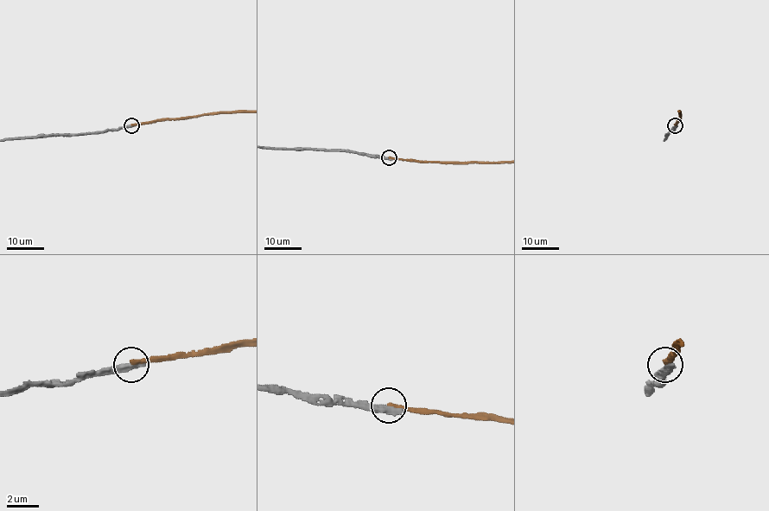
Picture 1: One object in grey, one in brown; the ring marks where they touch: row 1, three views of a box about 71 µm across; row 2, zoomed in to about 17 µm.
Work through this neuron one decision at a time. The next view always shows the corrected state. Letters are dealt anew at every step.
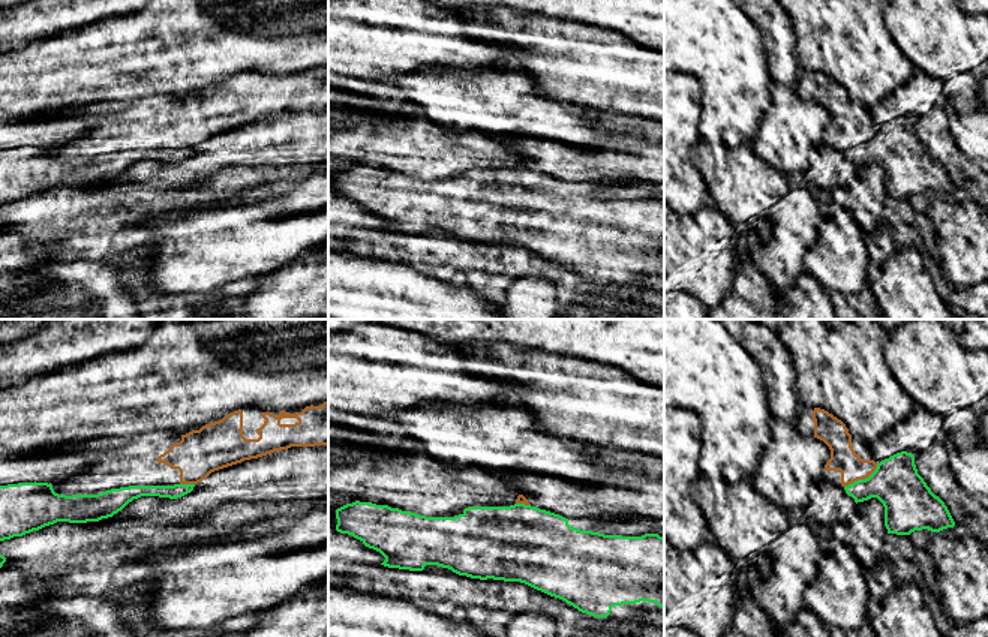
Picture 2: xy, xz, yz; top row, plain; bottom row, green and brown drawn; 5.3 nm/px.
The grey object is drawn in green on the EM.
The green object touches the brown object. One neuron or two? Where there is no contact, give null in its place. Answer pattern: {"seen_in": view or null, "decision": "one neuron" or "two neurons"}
{"seen_in": "yz", "decision": "two neurons"}

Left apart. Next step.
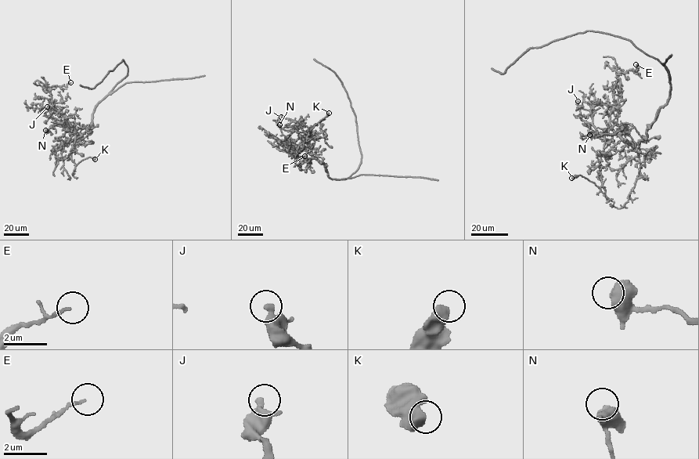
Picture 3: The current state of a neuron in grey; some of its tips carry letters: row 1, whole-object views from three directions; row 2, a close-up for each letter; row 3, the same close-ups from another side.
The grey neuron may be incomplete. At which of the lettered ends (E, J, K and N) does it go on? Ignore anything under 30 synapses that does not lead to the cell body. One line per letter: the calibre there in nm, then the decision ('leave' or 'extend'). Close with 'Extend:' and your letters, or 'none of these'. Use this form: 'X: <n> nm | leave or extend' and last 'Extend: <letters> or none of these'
E: 130 nm | leave
J: 400 nm | leave
K: 650 nm | leave
N: 400 nm | leave
Extend: none of these

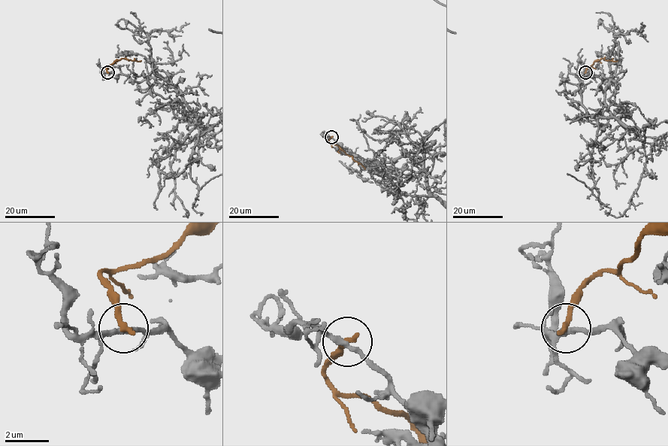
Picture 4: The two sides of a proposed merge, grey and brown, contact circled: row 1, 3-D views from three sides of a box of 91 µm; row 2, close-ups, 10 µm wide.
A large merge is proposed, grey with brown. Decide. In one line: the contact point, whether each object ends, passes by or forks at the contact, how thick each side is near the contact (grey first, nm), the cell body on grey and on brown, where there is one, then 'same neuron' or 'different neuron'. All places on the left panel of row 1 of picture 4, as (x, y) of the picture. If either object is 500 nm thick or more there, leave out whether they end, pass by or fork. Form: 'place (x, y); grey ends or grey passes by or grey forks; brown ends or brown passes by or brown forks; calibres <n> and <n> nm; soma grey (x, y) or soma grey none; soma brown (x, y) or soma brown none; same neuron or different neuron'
place (107, 72); grey passes by; brown ends; calibres 220 and 280 nm; soma grey none; soma brown none; different neuron

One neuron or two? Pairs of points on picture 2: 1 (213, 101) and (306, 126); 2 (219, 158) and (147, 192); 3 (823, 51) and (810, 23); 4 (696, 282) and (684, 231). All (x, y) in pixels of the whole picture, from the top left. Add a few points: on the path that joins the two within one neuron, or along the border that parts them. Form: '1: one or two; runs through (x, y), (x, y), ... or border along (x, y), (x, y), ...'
1: two; border along (290, 111), (287, 113)
2: two; border along (191, 180), (144, 185)
3: one; runs through (823, 44), (823, 36), (817, 30)
4: one; runs through (696, 270), (696, 260), (684, 248), (684, 243)

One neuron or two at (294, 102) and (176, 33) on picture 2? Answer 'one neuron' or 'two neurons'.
two neurons

